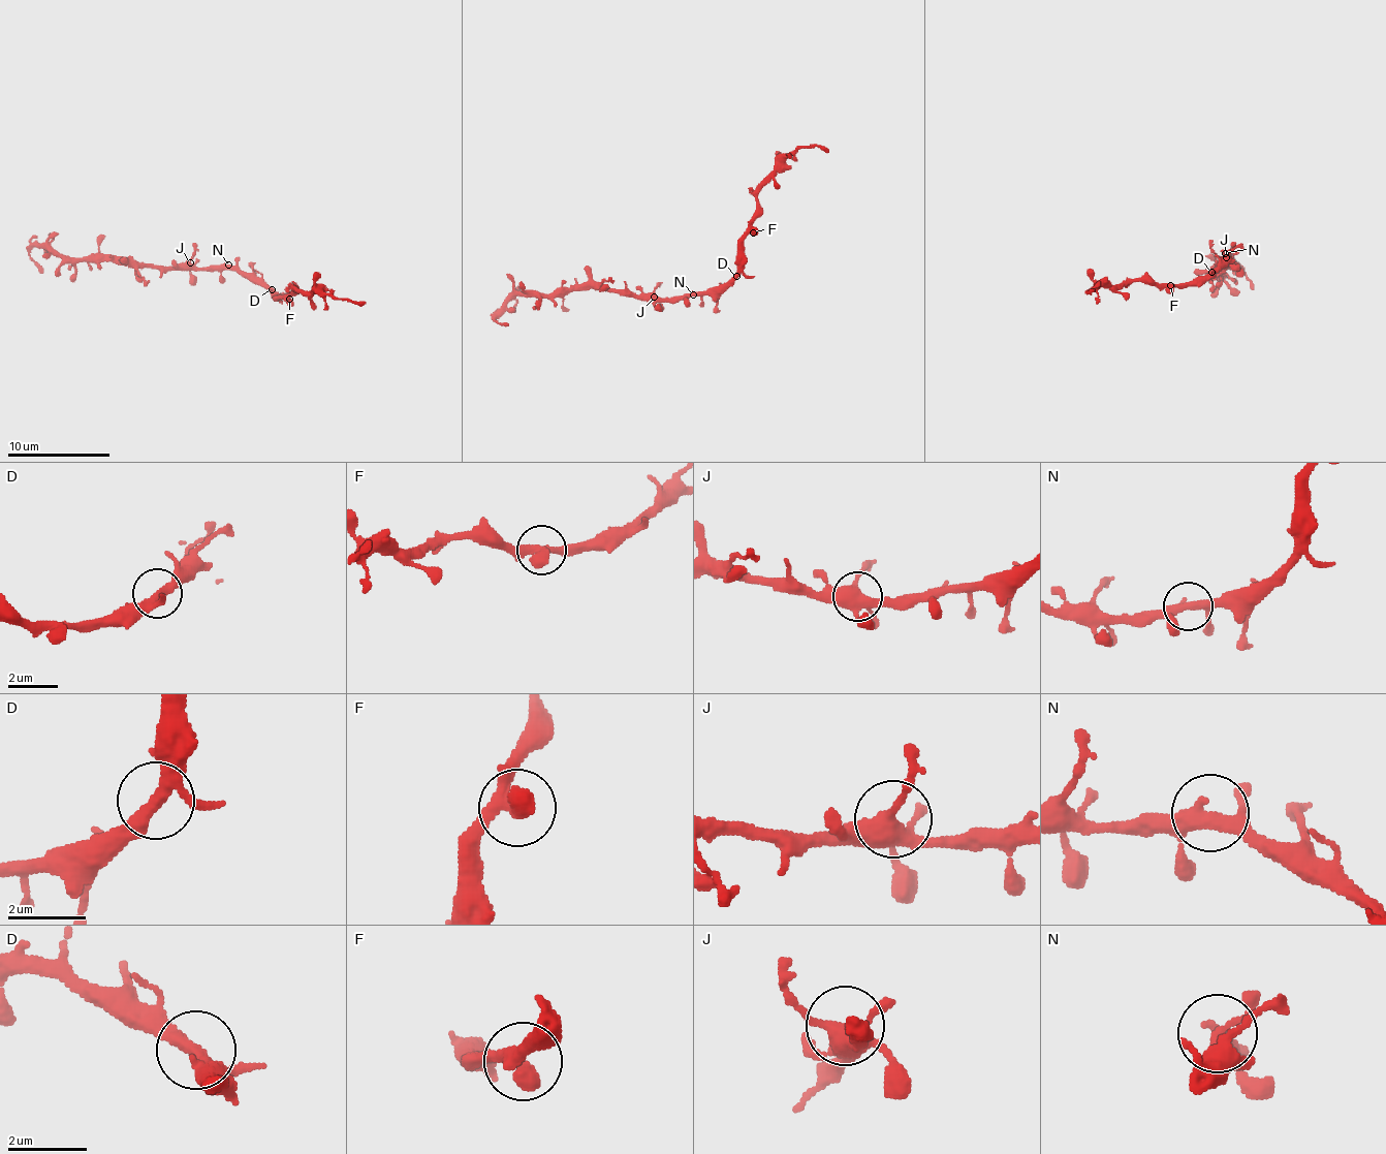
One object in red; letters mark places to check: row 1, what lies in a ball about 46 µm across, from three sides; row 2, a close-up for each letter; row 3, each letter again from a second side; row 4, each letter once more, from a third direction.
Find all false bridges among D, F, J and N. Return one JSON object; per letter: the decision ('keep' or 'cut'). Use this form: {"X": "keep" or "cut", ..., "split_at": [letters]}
{"D": "keep", "F": "keep", "J": "keep", "N": "keep", "split_at": []}

